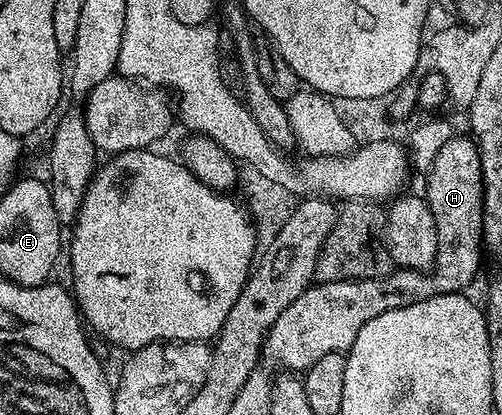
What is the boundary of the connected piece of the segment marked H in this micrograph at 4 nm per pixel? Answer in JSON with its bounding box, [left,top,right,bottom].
[260,134,484,373]

